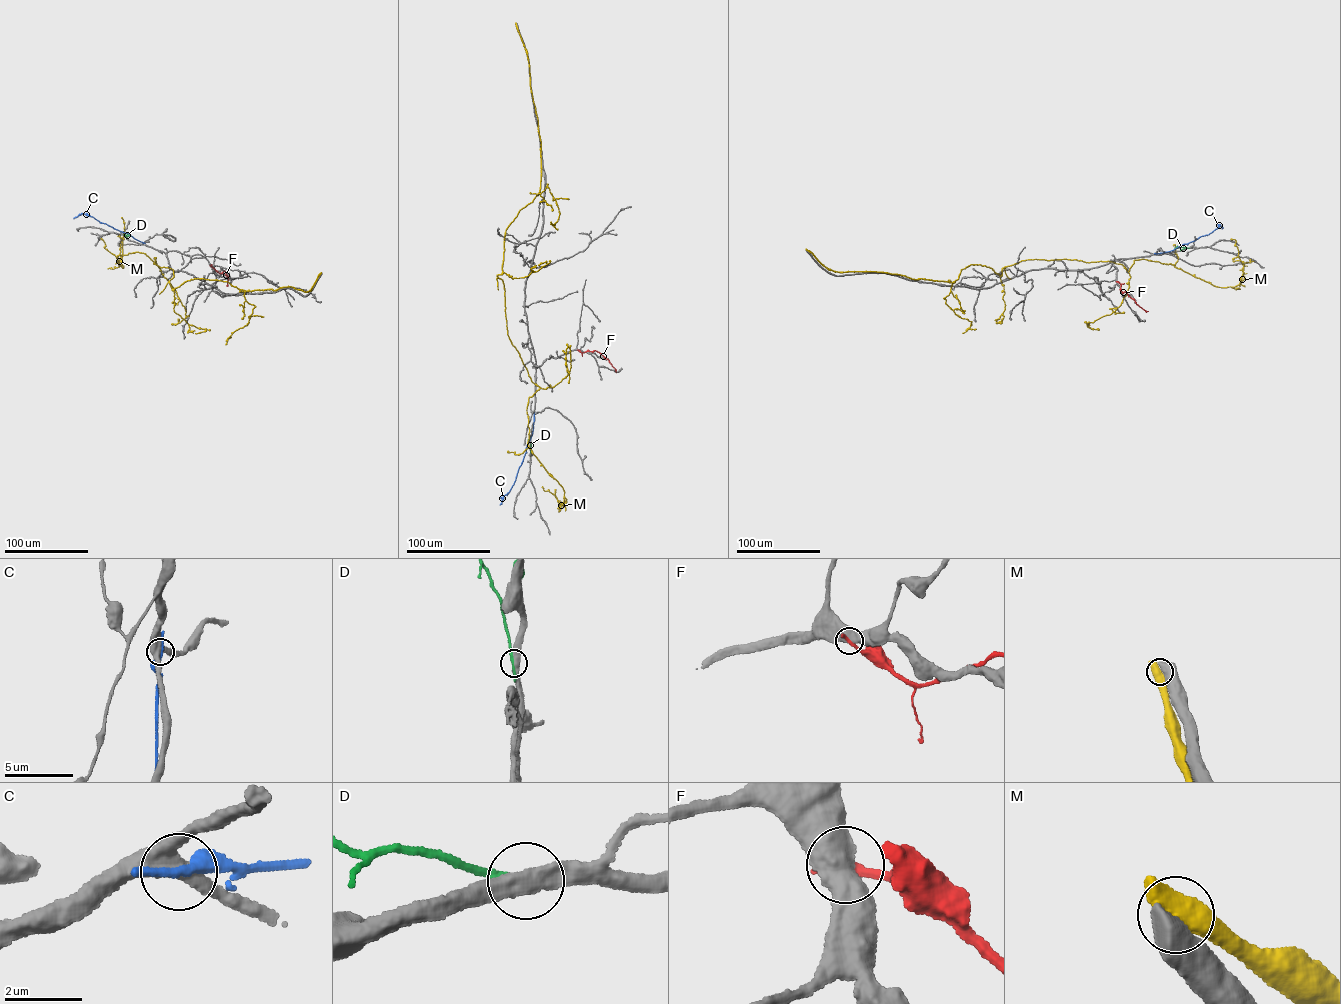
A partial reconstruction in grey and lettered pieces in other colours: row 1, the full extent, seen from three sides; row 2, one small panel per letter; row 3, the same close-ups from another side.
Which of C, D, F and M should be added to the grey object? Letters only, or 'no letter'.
no letter

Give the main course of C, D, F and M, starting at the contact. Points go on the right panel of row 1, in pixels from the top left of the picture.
C: (1155, 253), (1169, 251), (1208, 235), (1219, 225), (1222, 229)
D: (1188, 248), (1174, 248)
F: (1117, 281), (1122, 292), (1148, 311)
M: (806, 249), (834, 271), (950, 282), (971, 264), (1145, 259), (1226, 287), (1243, 271), (1230, 239)

